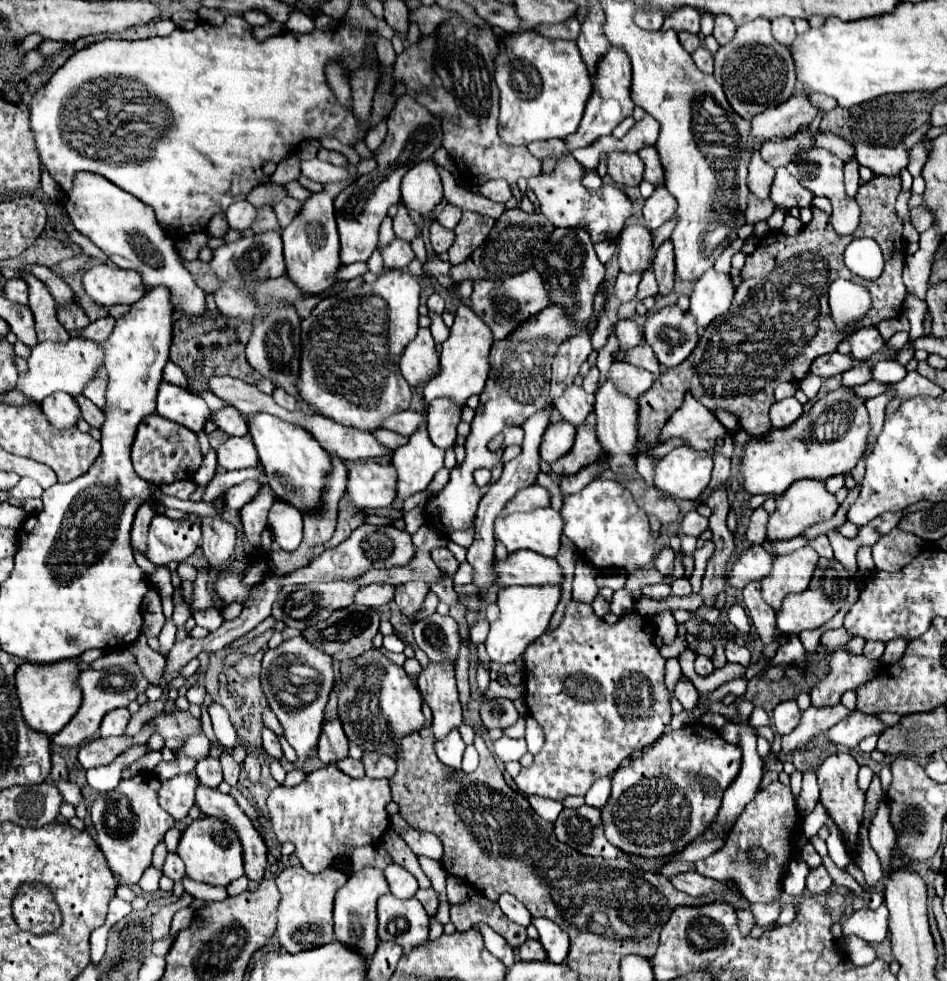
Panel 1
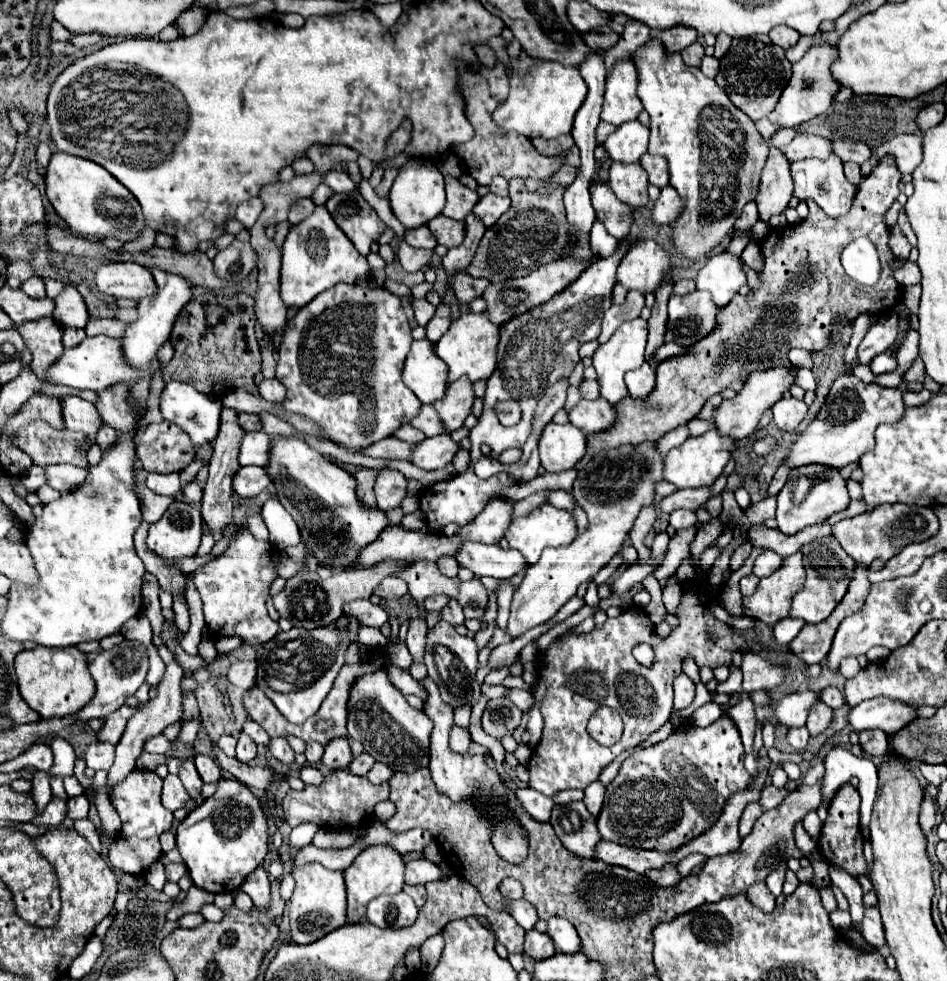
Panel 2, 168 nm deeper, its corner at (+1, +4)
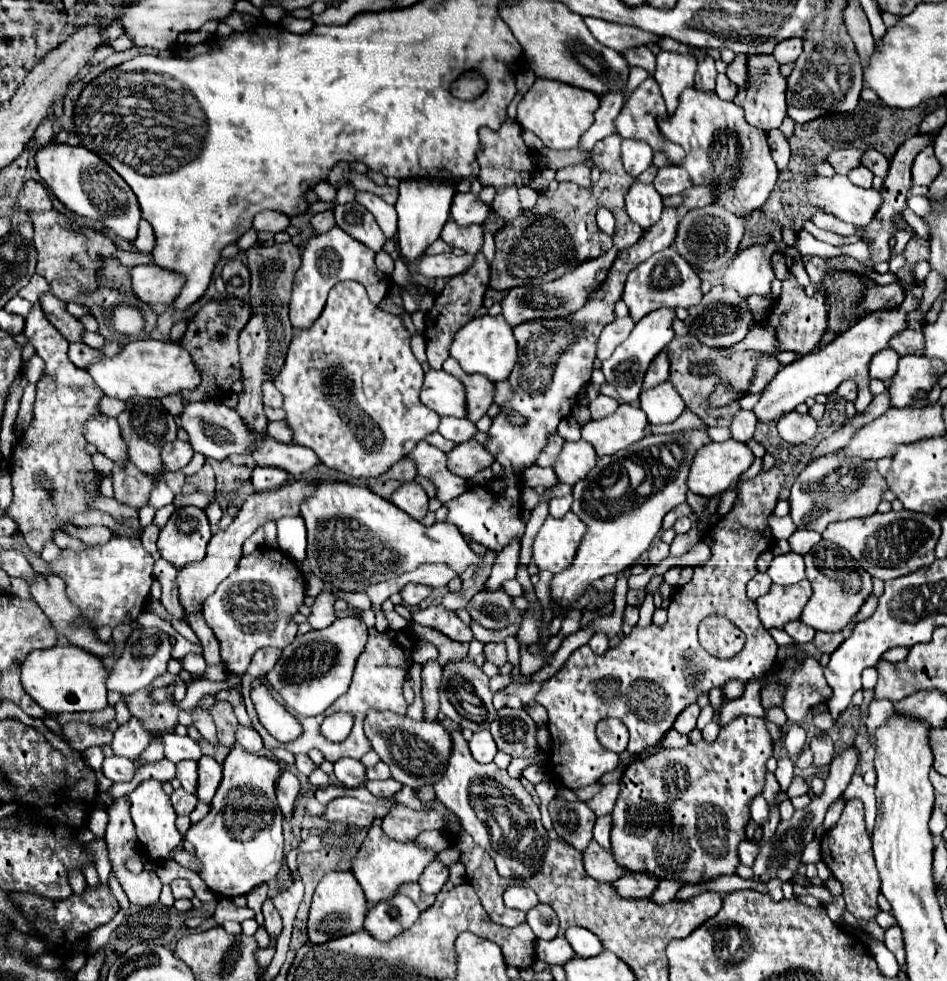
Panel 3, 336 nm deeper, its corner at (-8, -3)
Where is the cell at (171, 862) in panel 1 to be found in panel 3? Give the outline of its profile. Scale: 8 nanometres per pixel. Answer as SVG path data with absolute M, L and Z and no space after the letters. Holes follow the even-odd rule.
M176 879L176 881L170 883L170 887L172 887L172 893L174 893L176 899L180 899L180 897L192 899L194 897L194 891L192 891L192 887L190 887L190 883L186 879Z

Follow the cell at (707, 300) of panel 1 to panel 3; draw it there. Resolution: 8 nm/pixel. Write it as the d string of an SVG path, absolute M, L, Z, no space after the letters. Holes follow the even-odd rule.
M774 243L752 245L740 251L722 275L722 285L726 289L736 289L740 297L748 295L768 295L774 271L770 257L776 251Z

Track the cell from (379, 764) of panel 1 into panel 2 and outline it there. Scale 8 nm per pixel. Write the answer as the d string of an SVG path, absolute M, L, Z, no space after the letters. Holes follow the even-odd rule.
M379 762L367 772L367 778L369 778L373 784L383 784L383 782L387 782L391 776L393 776L391 768L385 766L385 764L379 764Z

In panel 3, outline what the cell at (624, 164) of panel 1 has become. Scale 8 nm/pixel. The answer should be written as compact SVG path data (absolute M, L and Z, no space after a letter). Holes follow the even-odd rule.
M634 181L626 193L626 211L634 223L642 229L652 227L662 215L662 197L654 189L654 185Z

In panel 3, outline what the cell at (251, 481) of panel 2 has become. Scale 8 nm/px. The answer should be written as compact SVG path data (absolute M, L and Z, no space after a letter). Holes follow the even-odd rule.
M254 467L252 471L252 485L254 485L254 491L270 491L270 489L278 489L286 483L288 475L286 471L278 471L274 467Z

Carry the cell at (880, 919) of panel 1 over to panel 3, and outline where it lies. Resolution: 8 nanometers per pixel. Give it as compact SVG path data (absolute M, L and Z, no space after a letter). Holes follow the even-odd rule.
M892 925L890 929L886 929L884 945L896 955L898 963L904 965L904 943L902 943L902 931L900 931L898 925Z

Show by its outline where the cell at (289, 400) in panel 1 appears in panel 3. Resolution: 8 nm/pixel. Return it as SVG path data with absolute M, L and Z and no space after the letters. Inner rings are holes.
M272 381L264 383L262 385L262 391L264 391L264 405L274 407L274 409L282 407L282 393L276 389L276 385Z

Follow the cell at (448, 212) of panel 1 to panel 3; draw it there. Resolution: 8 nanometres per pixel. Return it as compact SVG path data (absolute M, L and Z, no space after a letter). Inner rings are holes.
M472 191L468 193L455 193L454 201L452 201L452 219L460 225L460 227L468 227L472 223L484 223L488 213L490 213L490 205L482 203L478 199L478 195L474 195Z

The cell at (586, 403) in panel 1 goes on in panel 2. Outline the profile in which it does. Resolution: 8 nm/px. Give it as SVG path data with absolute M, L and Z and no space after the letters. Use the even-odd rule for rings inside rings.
M605 398L597 400L581 400L573 410L569 410L569 420L583 432L601 432L615 422L617 410Z

